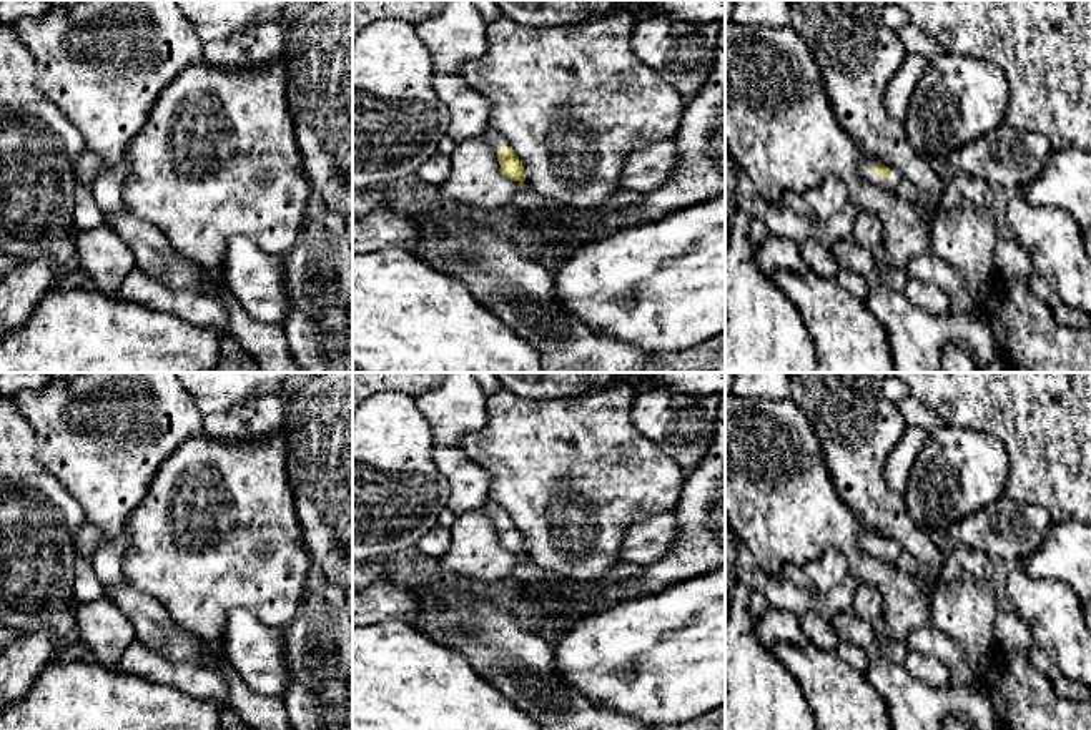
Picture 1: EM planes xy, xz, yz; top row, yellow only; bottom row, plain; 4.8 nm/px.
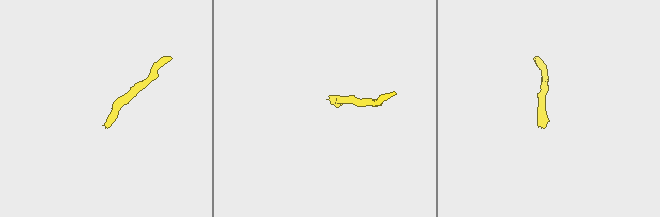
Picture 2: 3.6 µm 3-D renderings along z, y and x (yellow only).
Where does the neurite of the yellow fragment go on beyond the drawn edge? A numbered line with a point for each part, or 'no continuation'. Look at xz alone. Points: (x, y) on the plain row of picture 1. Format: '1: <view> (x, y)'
1: xz (491, 509)

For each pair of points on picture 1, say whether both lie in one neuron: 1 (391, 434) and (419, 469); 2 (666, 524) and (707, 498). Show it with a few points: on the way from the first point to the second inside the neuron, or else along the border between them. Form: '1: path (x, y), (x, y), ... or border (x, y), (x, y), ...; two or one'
1: path (393, 443), (411, 461); one
2: border (674, 512), (677, 532), (666, 556); two

